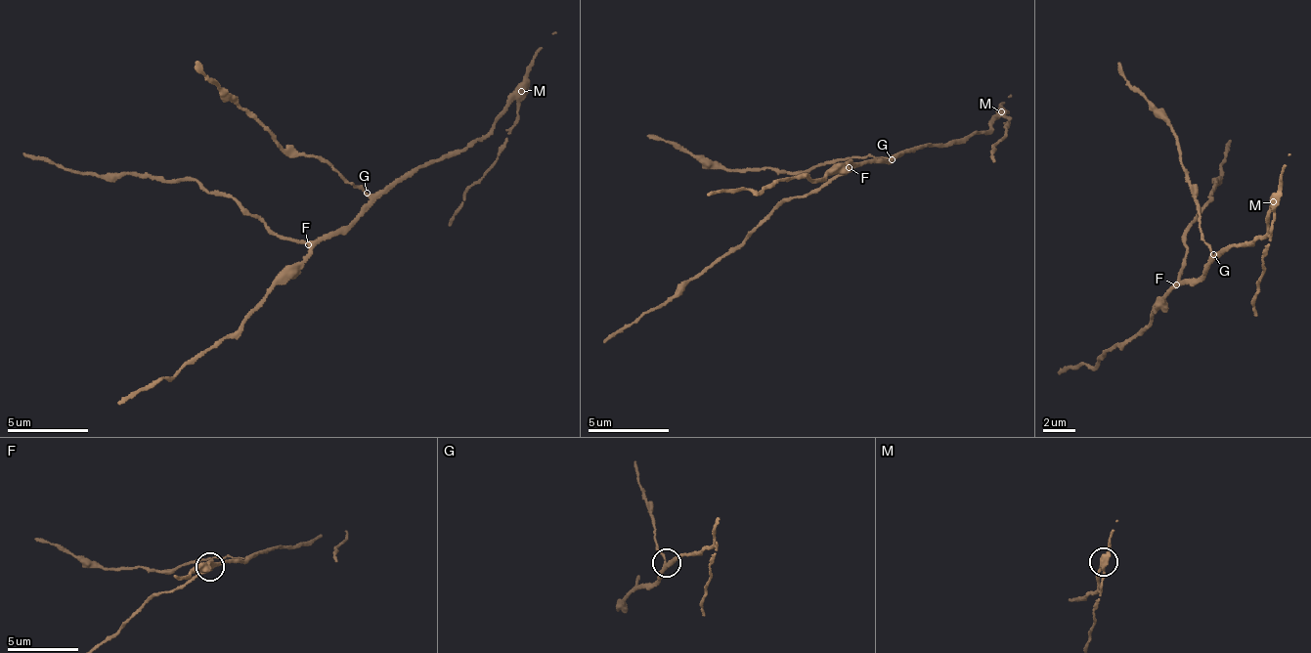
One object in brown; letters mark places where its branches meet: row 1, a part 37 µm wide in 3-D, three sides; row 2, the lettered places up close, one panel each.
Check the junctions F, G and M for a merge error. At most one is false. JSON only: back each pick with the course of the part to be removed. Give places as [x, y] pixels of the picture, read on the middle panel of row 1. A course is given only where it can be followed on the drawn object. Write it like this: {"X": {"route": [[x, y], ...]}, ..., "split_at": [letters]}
{"M": {"route": [[1002, 112], [1011, 125], [993, 147], [994, 163]]}, "split_at": ["M"]}

